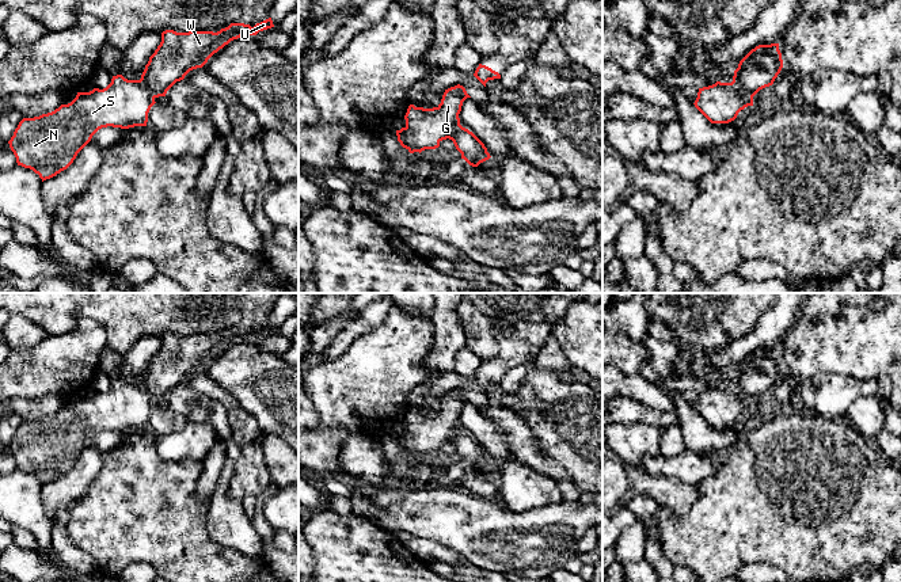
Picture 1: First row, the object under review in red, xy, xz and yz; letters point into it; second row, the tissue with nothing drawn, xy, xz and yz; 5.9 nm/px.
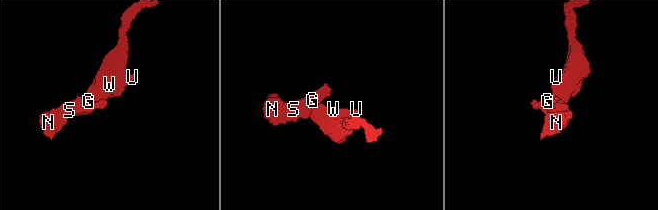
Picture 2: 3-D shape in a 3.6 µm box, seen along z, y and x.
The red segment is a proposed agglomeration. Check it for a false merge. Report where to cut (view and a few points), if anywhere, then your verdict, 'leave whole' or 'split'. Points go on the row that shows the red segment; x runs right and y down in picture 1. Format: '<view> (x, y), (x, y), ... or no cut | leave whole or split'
yz (732, 82), (752, 98) | split

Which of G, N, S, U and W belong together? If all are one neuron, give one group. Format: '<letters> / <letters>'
G N S / U W

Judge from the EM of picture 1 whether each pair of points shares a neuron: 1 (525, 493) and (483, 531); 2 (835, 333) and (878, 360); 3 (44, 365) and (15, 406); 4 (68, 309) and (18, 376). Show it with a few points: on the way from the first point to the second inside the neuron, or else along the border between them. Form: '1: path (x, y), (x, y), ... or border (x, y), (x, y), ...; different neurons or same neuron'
1: border (540, 508), (517, 512), (508, 509); different neurons
2: path (846, 335), (860, 342), (867, 349); same neuron
3: border (52, 392), (14, 399); different neurons
4: border (78, 320), (69, 330), (49, 335); different neurons

